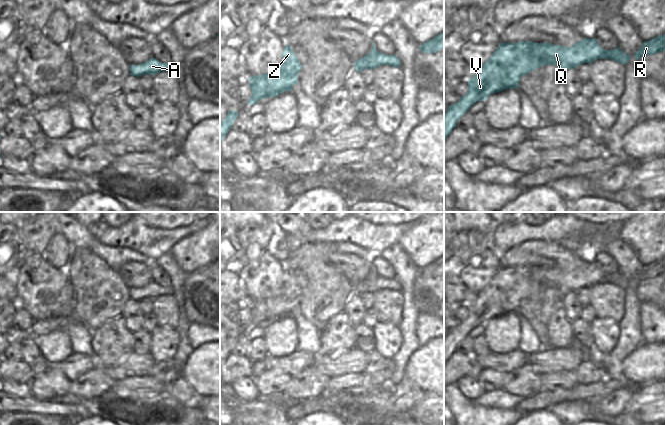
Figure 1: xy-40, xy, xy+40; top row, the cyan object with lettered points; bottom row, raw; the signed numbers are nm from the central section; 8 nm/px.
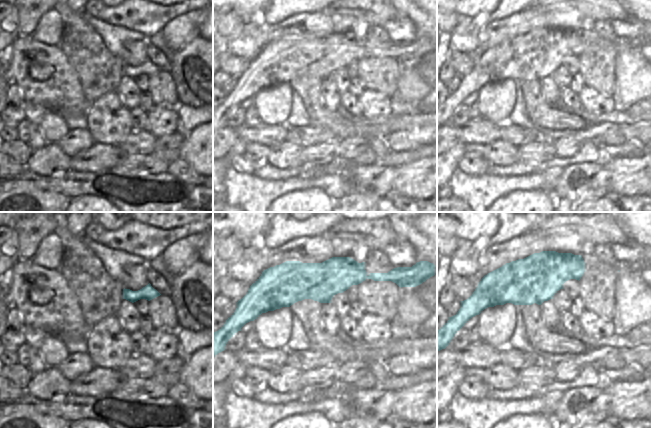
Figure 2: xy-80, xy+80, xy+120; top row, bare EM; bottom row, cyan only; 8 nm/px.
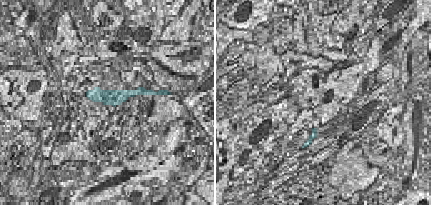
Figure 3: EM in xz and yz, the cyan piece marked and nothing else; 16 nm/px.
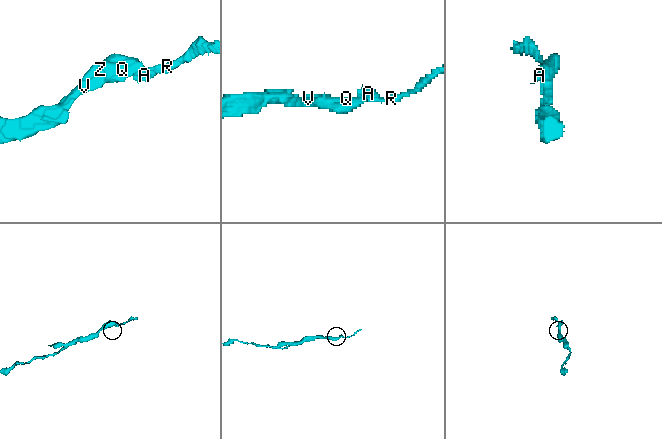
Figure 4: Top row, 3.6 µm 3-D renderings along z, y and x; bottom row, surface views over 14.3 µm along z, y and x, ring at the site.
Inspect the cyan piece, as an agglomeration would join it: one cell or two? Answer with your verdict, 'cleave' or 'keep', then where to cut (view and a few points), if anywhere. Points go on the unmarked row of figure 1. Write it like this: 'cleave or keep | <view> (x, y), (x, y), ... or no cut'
keep | no cut

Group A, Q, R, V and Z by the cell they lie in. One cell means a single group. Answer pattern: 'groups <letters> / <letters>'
groups A Q R V Z

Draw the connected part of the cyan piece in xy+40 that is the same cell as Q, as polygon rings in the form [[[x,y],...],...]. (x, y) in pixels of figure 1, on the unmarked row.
[[[584,262],[571,271],[533,265],[500,267],[492,280],[468,304],[468,316],[448,331],[444,339],[444,363],[477,325],[485,325],[489,319],[505,313],[518,313],[523,299],[543,289],[557,289],[565,295],[583,287],[590,289],[597,283],[611,283],[625,289],[630,282],[619,271],[604,274],[596,262]]]

